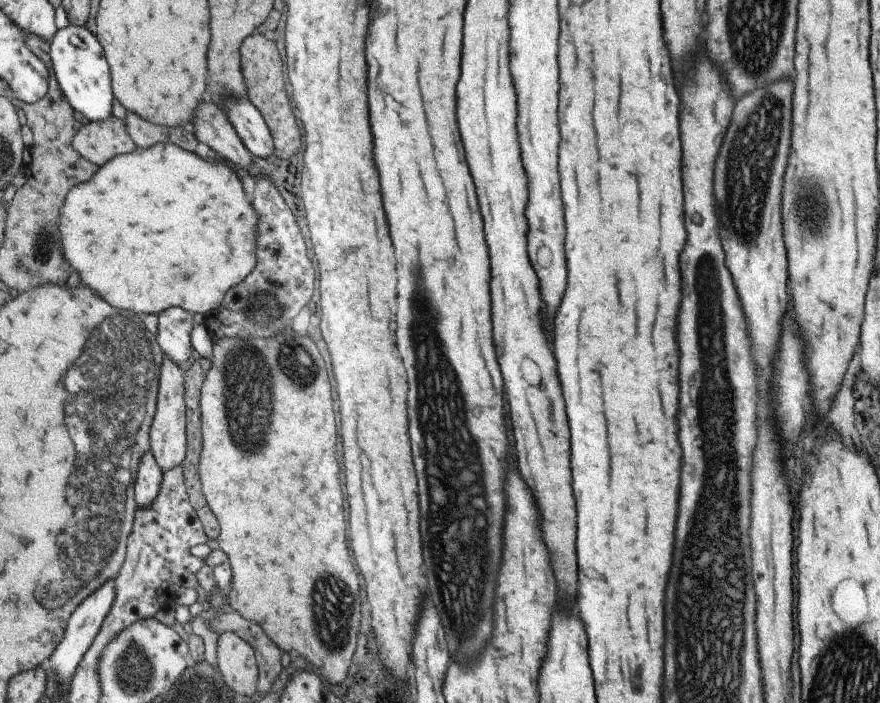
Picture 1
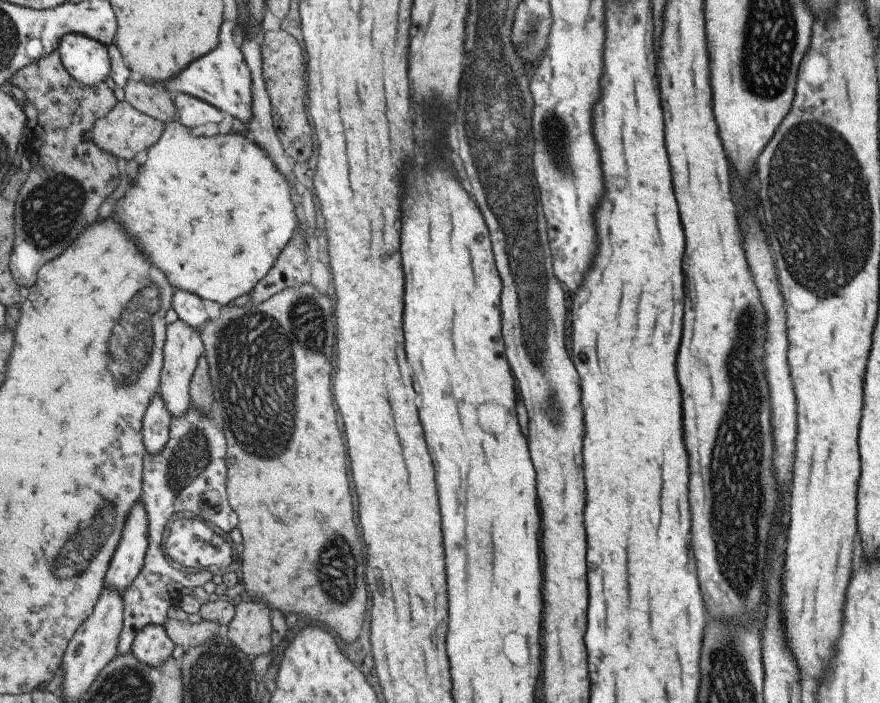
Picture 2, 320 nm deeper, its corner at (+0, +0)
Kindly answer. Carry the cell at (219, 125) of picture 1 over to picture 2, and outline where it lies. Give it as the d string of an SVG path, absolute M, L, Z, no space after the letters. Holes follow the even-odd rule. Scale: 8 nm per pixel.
M177 93L174 102L178 108L177 118L187 128L196 132L206 124L217 124L221 120L219 109L200 98L185 93Z

